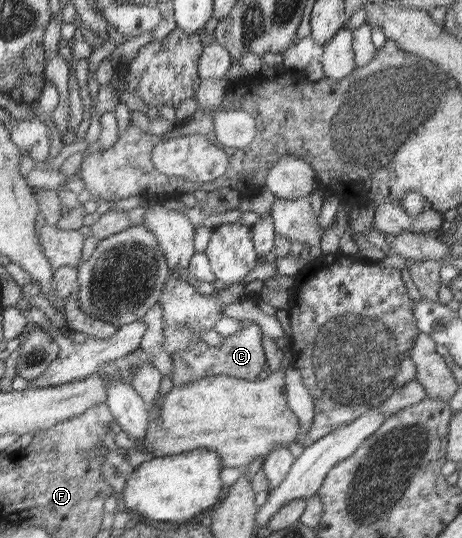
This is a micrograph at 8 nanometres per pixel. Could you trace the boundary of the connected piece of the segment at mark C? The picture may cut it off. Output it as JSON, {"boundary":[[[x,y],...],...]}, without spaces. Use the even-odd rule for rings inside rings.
{"boundary":[[[249,320],[241,321],[241,329],[234,335],[223,337],[223,345],[209,347],[202,340],[190,342],[188,348],[177,350],[171,355],[172,372],[170,372],[173,387],[187,385],[212,376],[231,376],[236,379],[255,381],[262,367],[266,365],[262,339],[260,339],[260,326]]]}

